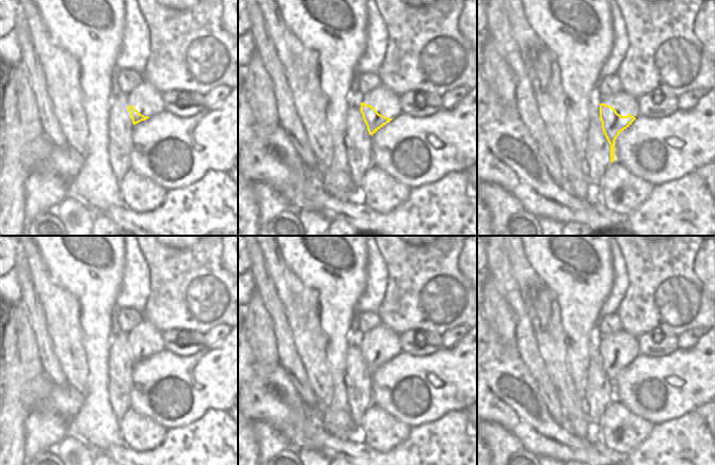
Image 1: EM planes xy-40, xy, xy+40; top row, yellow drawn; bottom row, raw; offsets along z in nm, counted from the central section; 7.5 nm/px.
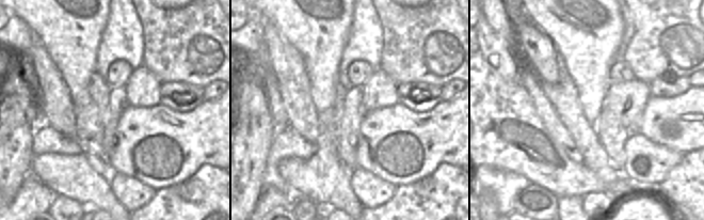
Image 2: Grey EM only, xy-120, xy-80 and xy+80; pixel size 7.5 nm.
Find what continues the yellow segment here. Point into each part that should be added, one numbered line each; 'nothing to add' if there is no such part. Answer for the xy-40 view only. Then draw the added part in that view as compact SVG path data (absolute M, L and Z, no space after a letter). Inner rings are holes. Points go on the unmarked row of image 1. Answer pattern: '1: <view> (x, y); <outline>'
1: xy-40 (120, 386); M115 334L109 348L109 403L121 419L130 408L132 390L132 358L128 350L128 336Z

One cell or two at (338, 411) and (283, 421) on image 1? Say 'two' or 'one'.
two

